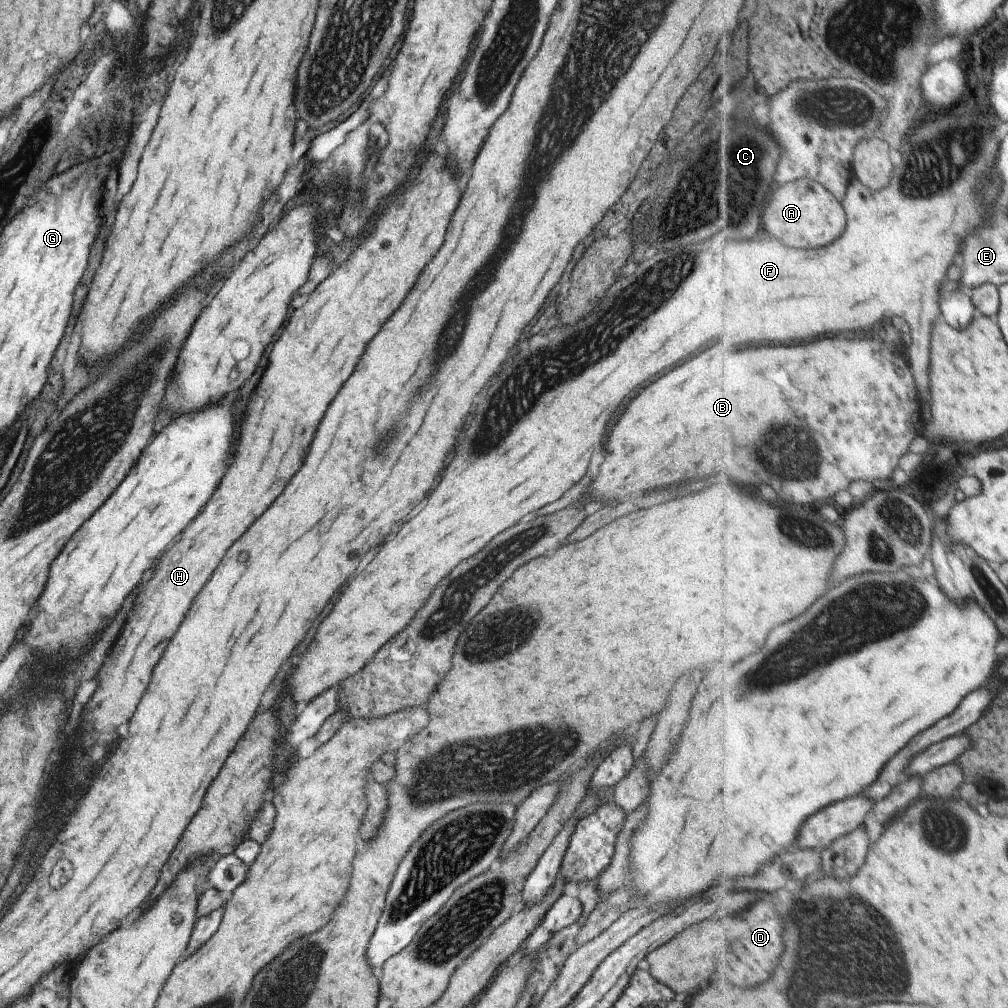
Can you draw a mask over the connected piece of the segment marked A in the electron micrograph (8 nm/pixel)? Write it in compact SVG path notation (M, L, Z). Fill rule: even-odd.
M811 179L791 181L773 190L763 214L763 224L767 232L785 244L791 244L793 248L823 248L835 242L847 226L847 214L843 206L842 201L820 182Z

